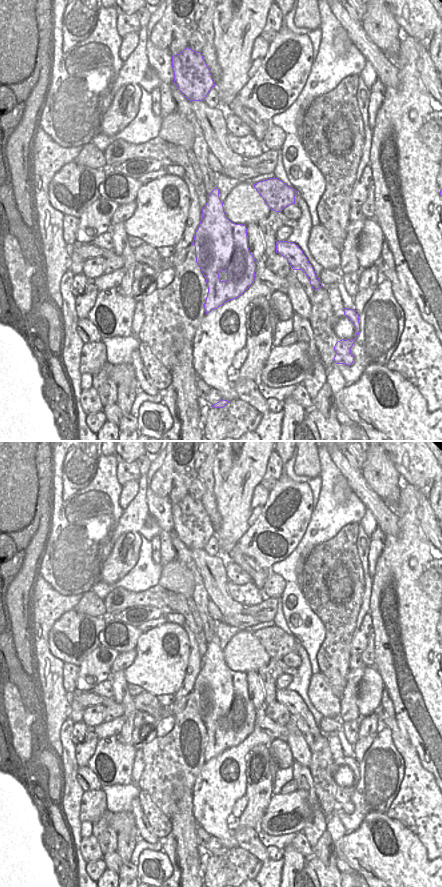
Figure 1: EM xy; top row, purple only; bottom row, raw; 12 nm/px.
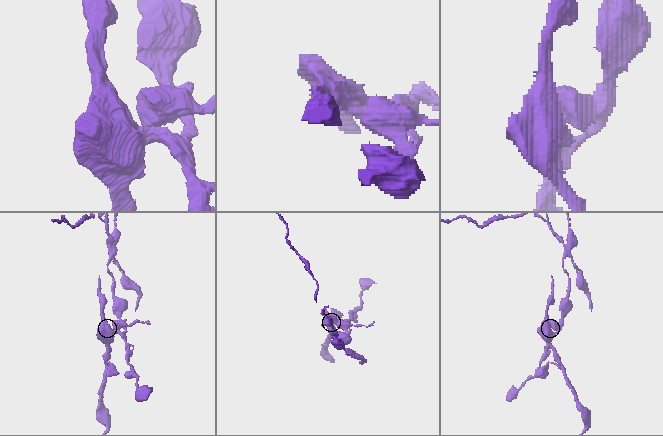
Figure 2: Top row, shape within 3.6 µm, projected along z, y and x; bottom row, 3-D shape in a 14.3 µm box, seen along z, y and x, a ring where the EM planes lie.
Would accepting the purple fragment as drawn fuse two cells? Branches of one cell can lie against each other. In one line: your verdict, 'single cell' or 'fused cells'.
fused cells

